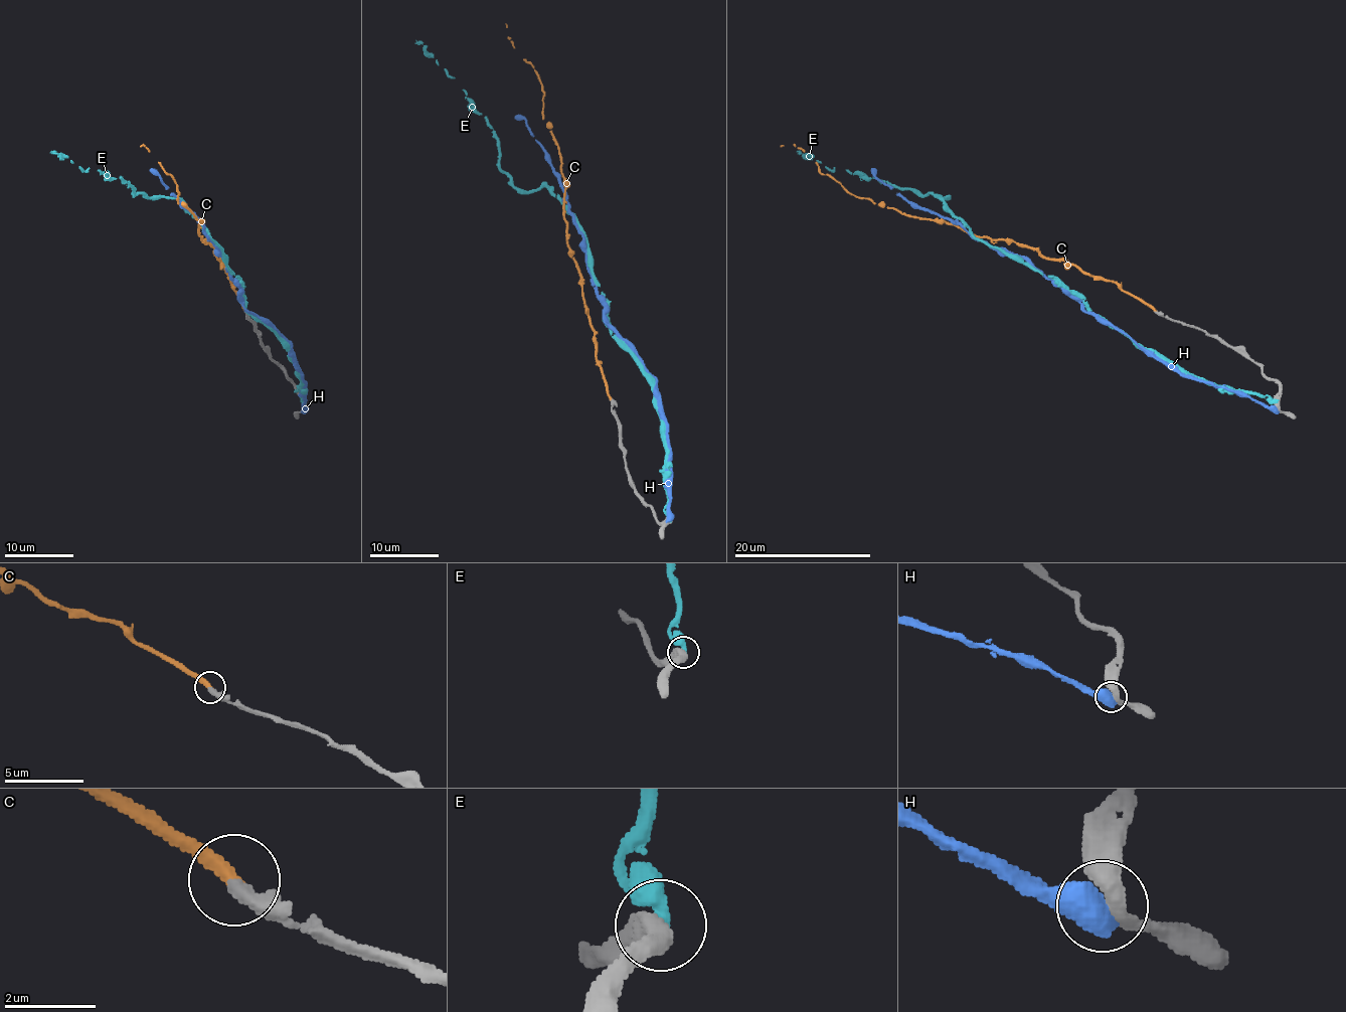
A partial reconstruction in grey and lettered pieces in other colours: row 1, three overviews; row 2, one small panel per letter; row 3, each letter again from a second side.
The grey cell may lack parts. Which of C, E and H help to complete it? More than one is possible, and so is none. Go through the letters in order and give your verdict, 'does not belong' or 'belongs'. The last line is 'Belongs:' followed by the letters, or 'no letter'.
C: belongs
E: does not belong
H: does not belong
Belongs: C

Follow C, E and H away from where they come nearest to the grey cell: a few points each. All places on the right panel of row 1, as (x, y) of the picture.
C: (1155, 310), (1064, 261), (851, 195), (796, 145), (781, 147)
E: (1275, 401), (1184, 377), (1052, 278), (978, 239), (944, 202), (947, 196), (832, 171), (796, 150)
H: (1277, 409), (1179, 375), (1019, 257), (1000, 255), (958, 224), (911, 205), (871, 169)

